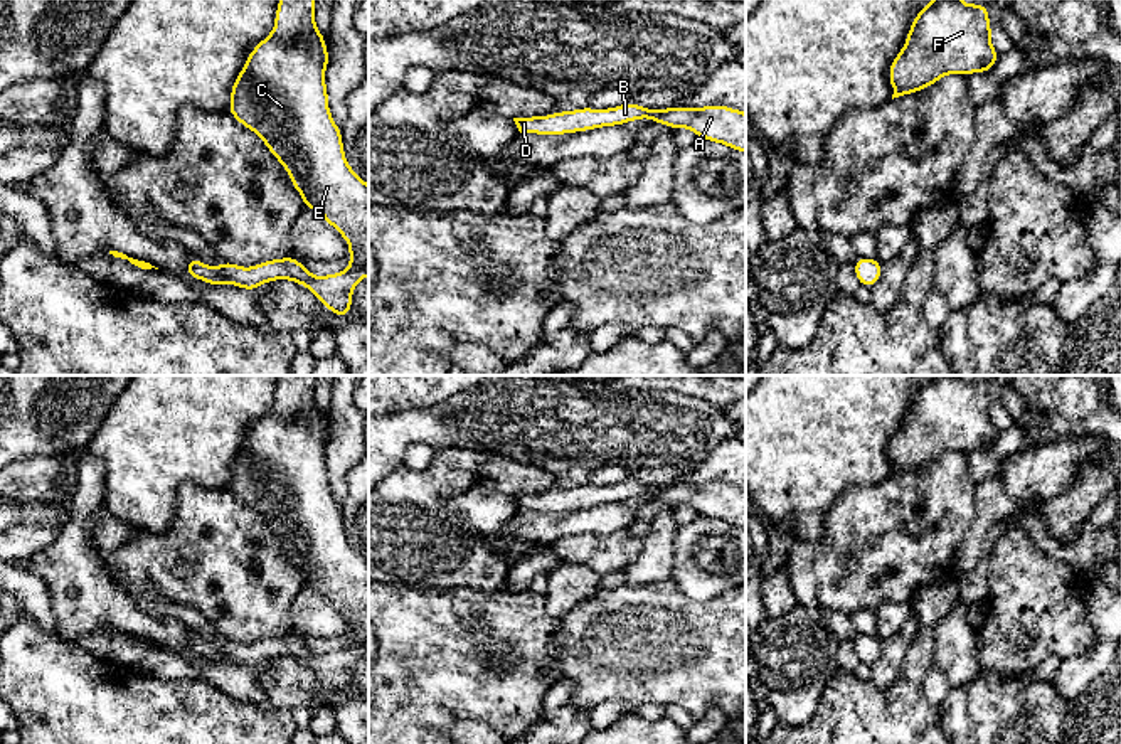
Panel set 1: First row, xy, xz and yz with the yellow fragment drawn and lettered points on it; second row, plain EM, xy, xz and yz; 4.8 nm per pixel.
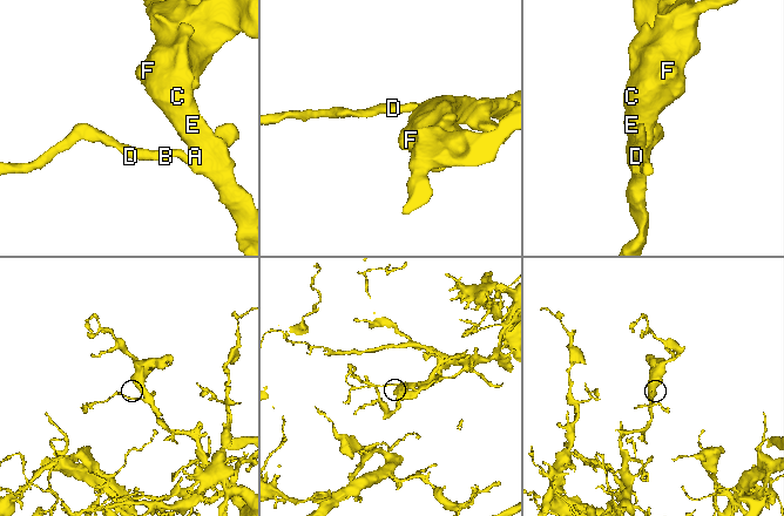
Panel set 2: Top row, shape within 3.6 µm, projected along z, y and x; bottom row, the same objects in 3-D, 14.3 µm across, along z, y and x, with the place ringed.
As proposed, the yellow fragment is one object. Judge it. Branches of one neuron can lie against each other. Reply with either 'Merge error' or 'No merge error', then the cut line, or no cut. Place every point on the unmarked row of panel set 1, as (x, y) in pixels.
No merge error. No split

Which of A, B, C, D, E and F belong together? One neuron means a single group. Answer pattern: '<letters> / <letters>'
A B C D E F

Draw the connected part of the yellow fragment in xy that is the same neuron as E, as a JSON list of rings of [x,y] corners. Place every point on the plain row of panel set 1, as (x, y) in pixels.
[[[279,375],[274,406],[247,433],[242,448],[231,465],[227,490],[244,505],[252,507],[290,552],[291,562],[303,574],[303,586],[315,586],[337,606],[350,623],[352,641],[335,651],[313,653],[293,633],[268,636],[252,645],[224,638],[210,645],[192,633],[185,650],[219,665],[232,660],[236,665],[256,668],[261,662],[290,656],[306,663],[333,692],[348,694],[357,660],[369,653],[369,562],[348,542],[343,530],[342,507],[328,485],[325,446],[330,439],[323,411],[315,402],[315,375]]]

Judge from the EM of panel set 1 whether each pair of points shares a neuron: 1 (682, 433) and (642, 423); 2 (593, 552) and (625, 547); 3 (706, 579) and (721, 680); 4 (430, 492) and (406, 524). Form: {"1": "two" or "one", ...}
{"1": "one", "2": "one", "3": "two", "4": "one"}

